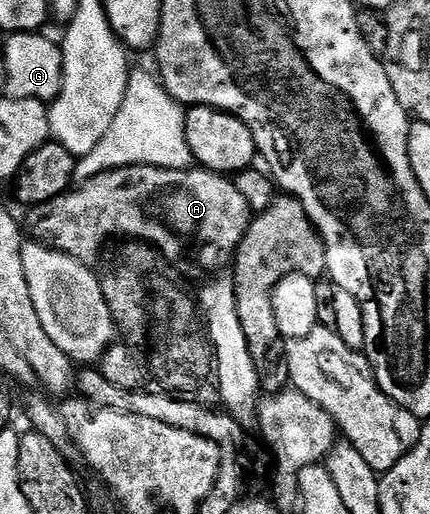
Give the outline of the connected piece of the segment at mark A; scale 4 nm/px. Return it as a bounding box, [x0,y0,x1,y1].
[29,165,252,271]

